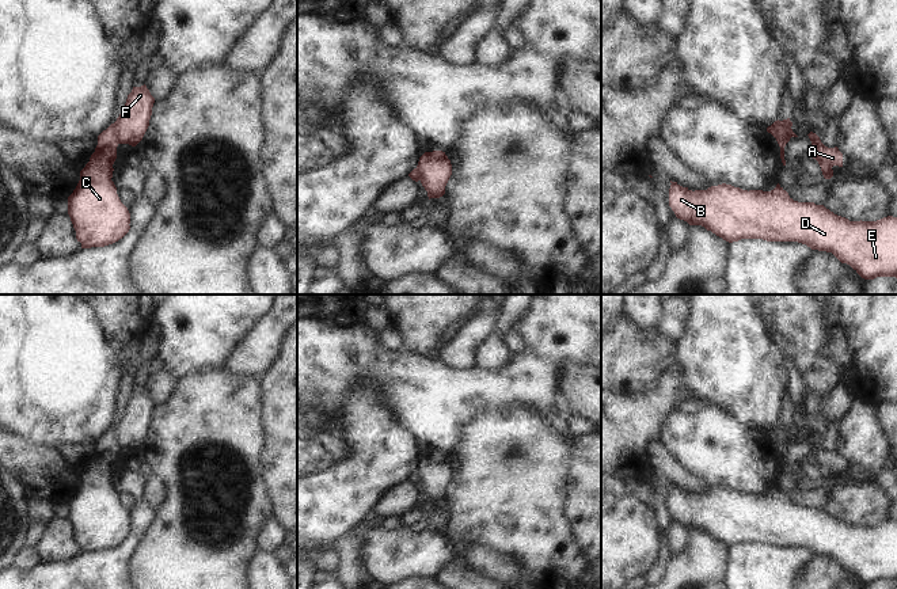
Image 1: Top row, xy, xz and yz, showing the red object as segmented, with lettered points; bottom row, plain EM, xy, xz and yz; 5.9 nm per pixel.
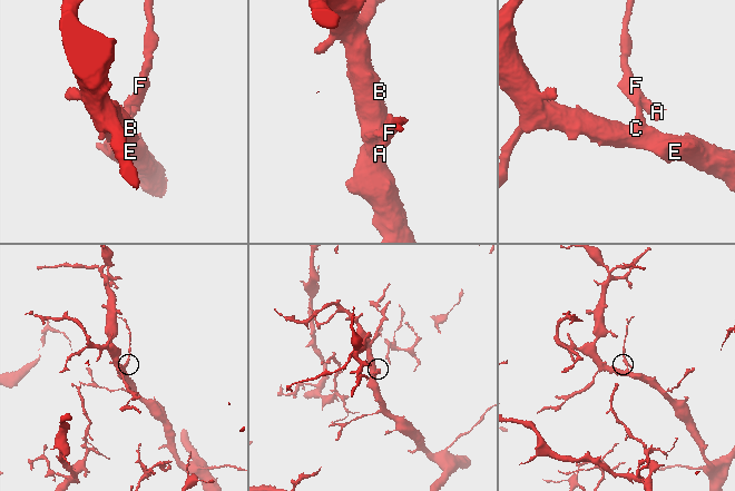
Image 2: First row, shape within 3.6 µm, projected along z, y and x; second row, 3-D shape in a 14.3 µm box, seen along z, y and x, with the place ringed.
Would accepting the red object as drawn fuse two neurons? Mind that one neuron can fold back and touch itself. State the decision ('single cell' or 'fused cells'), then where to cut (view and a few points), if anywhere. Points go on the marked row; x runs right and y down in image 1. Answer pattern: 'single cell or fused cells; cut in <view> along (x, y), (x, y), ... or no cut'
fused cells; cut in xy along (113, 124), (120, 143)

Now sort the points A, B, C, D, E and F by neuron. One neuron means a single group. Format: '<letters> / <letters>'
A F / B C D E

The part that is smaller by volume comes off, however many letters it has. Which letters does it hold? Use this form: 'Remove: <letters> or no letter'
Remove: A, F

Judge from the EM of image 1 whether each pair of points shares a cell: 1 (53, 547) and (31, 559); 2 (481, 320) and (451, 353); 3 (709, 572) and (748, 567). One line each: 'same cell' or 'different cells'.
1: different cells
2: same cell
3: different cells

